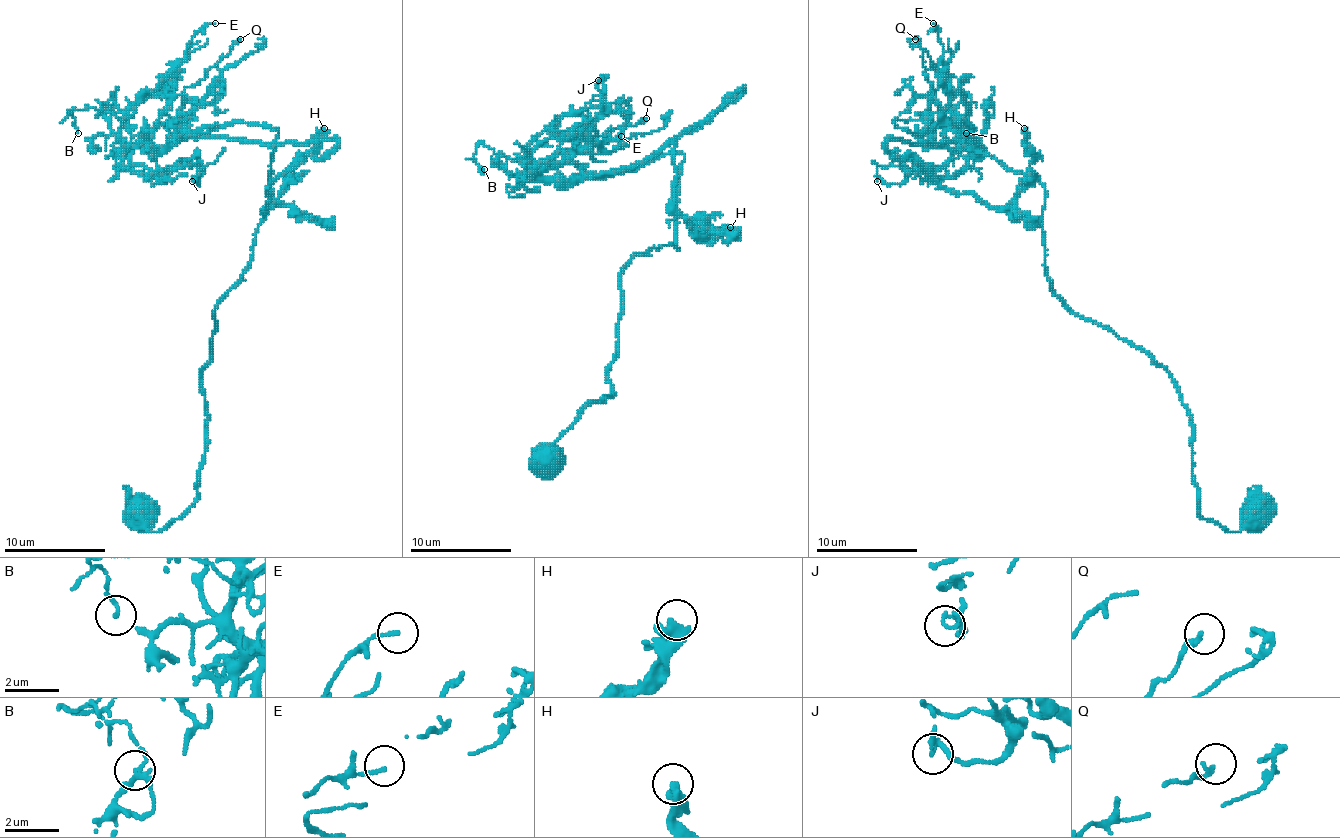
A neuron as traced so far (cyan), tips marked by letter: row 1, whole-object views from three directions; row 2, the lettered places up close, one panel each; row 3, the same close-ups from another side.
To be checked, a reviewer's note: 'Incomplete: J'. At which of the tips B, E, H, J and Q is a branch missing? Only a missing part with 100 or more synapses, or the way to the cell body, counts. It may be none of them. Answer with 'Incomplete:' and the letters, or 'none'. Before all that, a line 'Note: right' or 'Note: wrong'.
Note: wrong
Incomplete: none

